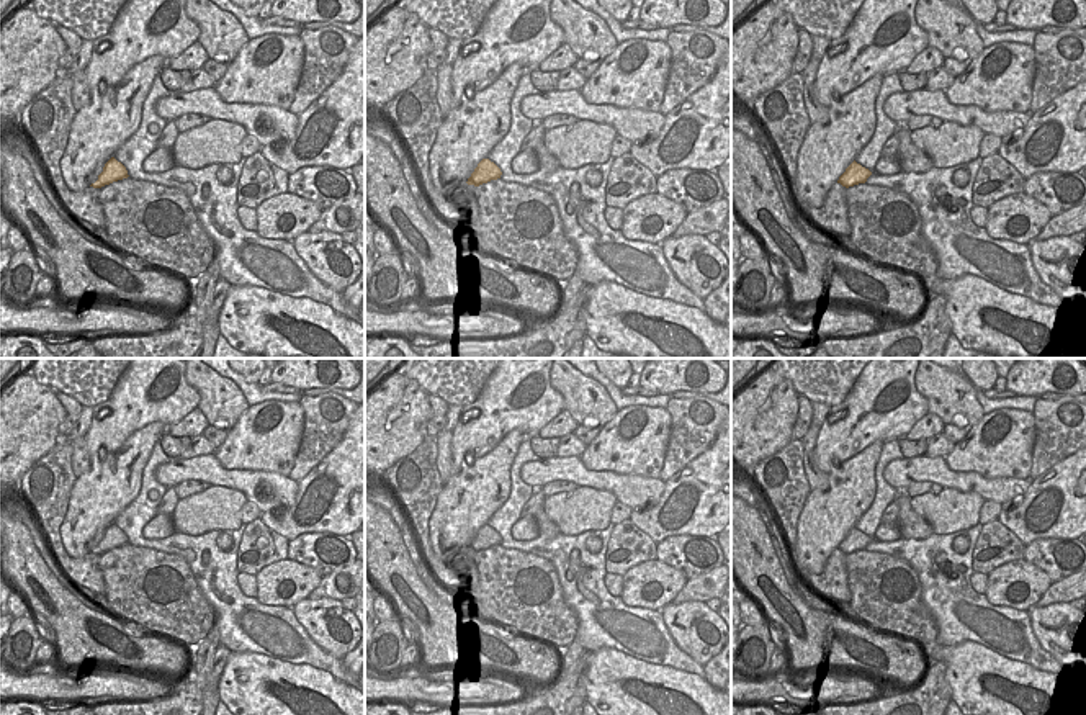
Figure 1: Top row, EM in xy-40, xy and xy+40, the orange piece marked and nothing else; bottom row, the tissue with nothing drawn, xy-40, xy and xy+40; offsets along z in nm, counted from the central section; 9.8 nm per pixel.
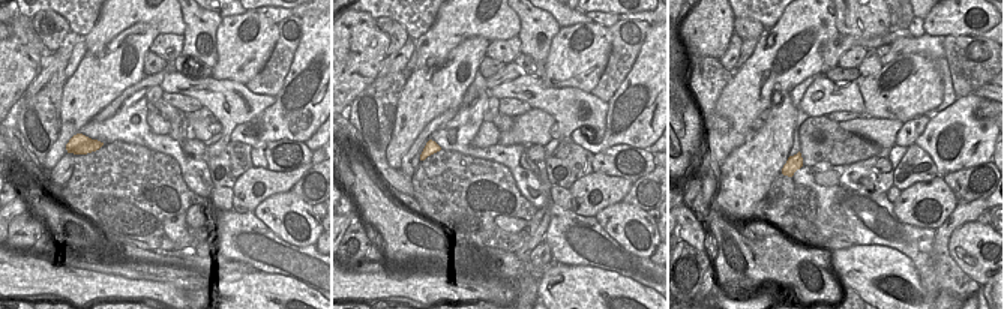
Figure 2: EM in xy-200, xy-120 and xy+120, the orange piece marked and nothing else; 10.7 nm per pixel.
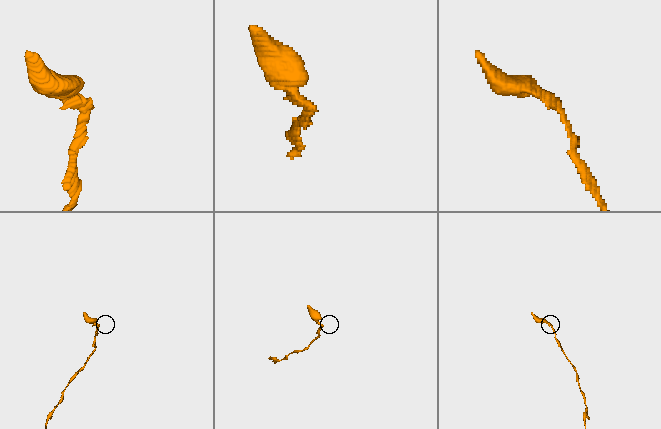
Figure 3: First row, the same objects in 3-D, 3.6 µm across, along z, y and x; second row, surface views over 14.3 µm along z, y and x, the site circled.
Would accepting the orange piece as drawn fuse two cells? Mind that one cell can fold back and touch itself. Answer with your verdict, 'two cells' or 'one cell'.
two cells

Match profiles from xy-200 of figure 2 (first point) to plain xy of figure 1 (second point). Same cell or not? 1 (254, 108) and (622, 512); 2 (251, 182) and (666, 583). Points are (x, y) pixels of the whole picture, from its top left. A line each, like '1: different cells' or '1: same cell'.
1: different cells
2: same cell

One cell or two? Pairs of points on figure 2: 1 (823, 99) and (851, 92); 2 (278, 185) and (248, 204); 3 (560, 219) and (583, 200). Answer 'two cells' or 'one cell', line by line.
1: one cell
2: one cell
3: two cells

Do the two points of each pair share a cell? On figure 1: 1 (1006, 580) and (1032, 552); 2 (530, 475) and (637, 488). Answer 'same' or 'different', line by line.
1: different
2: same

